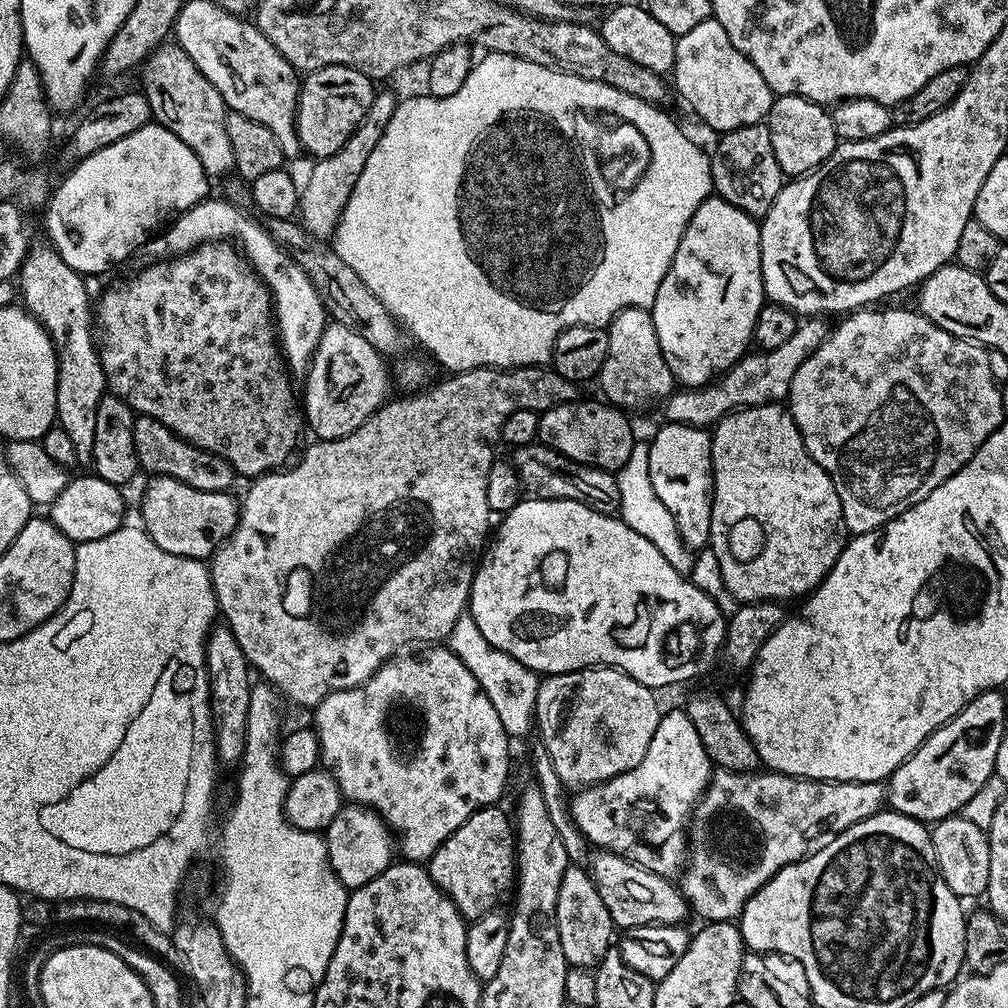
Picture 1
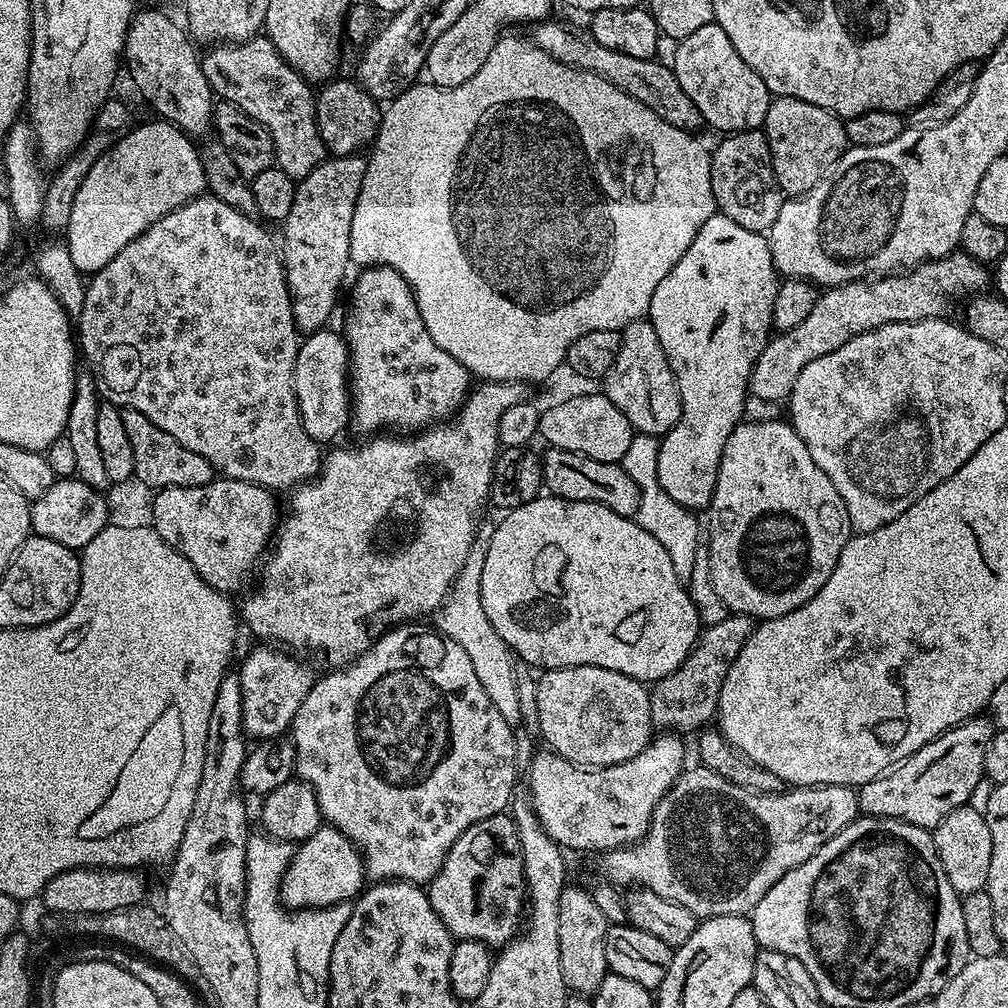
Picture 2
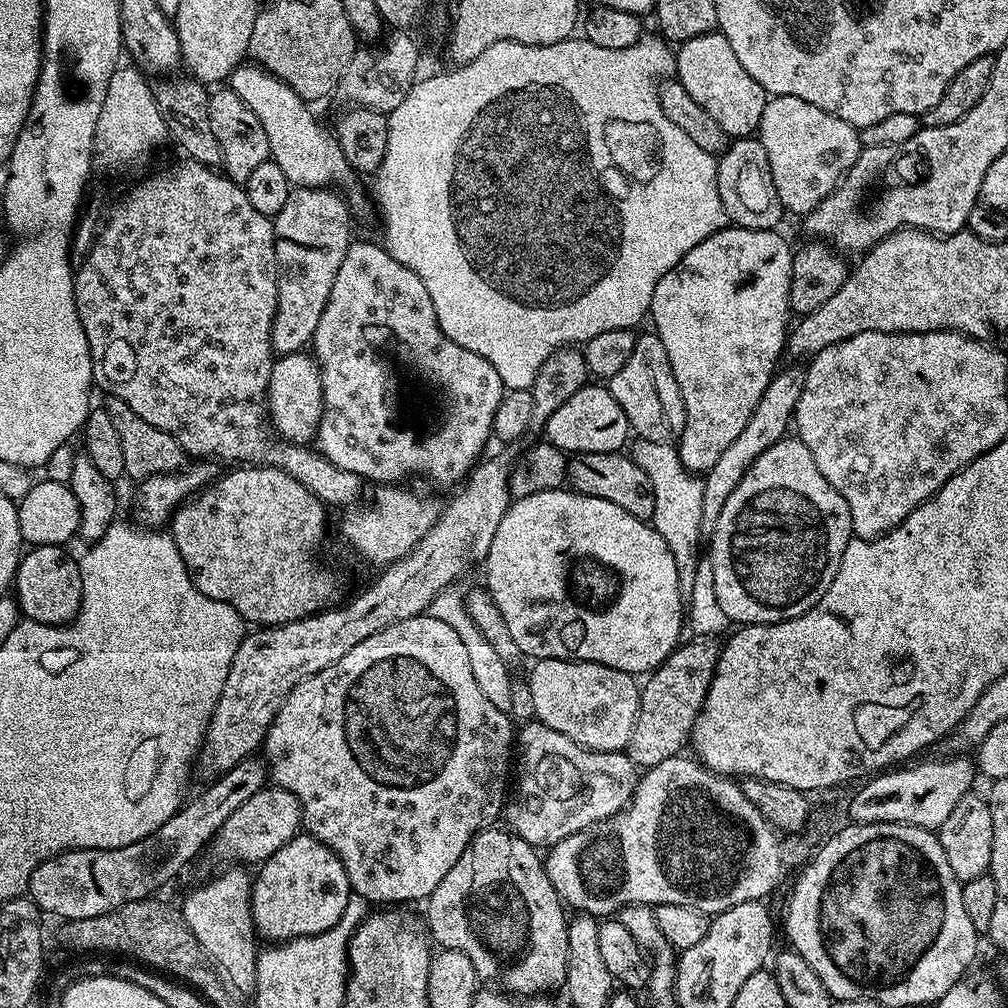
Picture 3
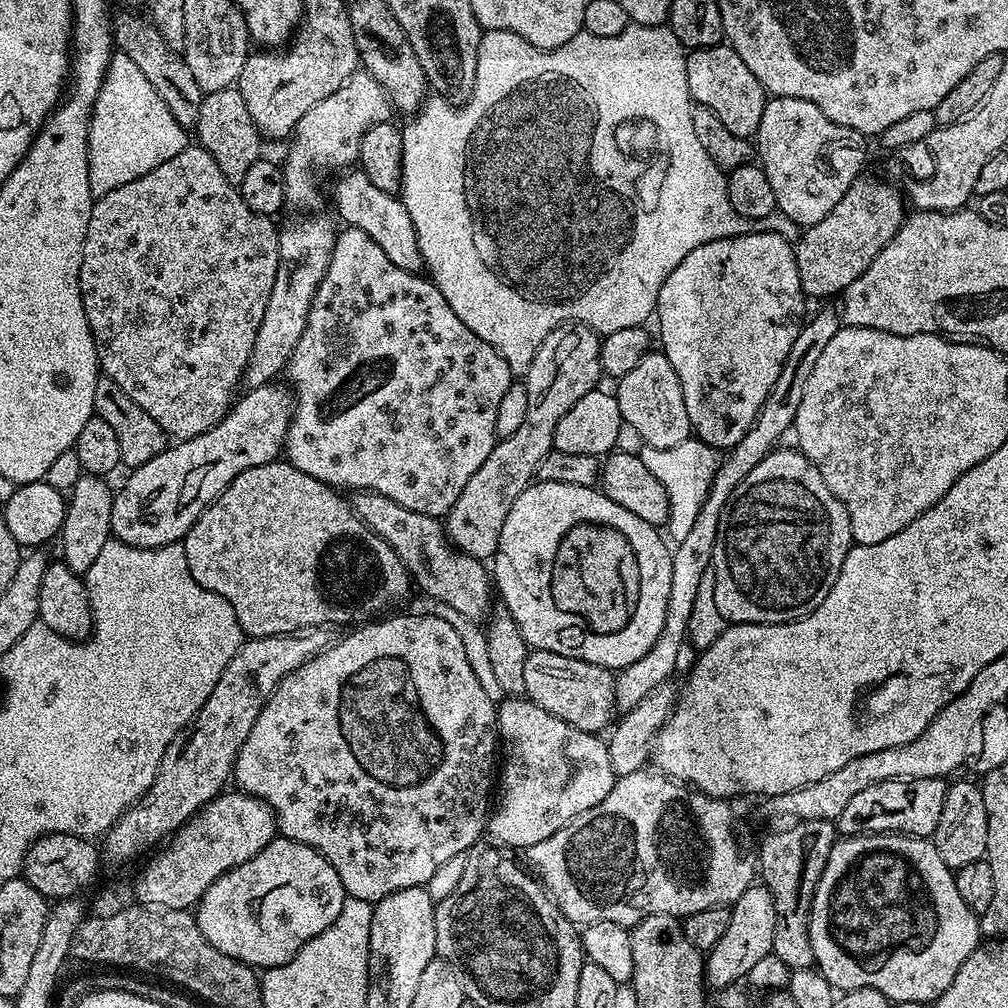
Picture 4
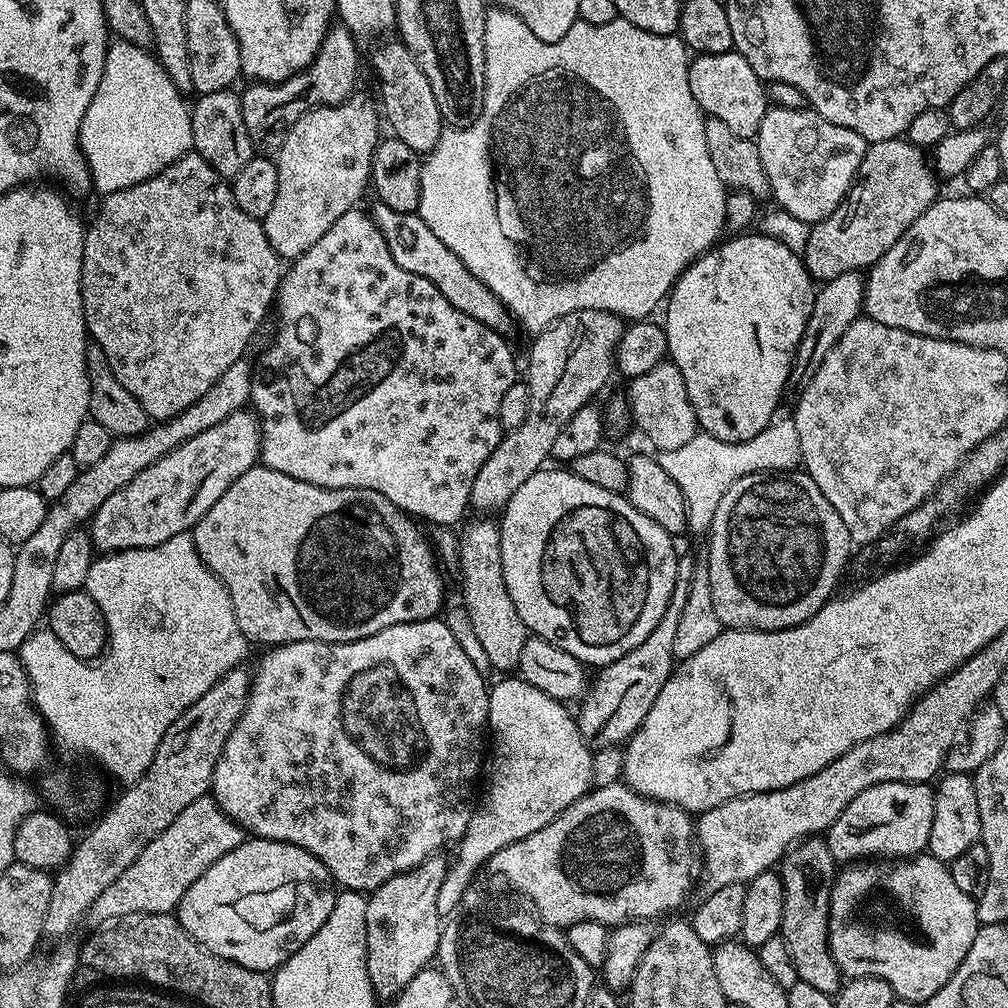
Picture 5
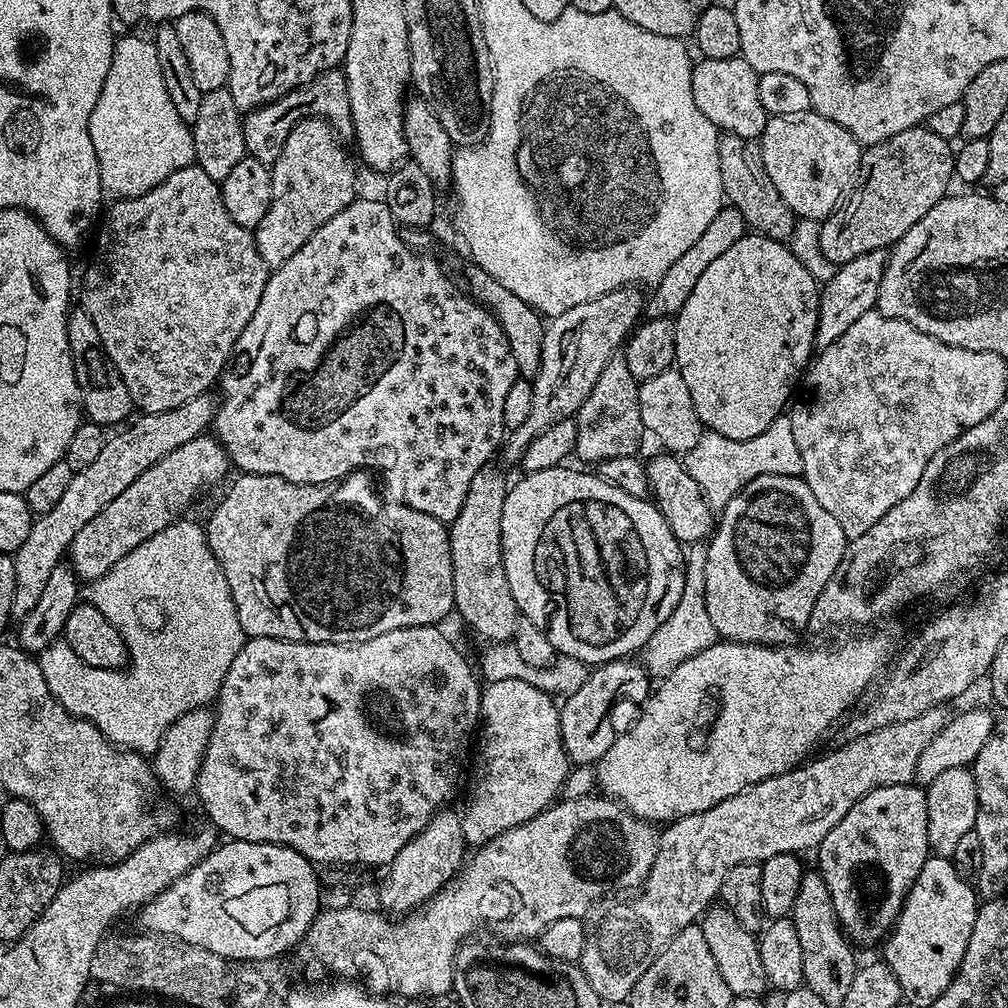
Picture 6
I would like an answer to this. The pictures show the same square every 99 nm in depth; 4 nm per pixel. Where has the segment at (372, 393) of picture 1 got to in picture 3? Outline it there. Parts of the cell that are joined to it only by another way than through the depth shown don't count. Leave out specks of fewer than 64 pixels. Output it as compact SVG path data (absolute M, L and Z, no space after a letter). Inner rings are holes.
M307 351L277 355L272 362L268 383L270 424L277 436L294 444L307 445L315 441L324 409L322 378L315 355Z

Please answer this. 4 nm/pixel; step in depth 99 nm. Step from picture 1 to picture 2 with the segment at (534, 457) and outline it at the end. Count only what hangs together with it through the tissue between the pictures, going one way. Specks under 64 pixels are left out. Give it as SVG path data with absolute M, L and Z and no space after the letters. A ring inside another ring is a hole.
M549 447L547 451L542 456L541 474L543 487L551 495L560 496L563 500L589 500L614 510L614 514L635 517L640 491L634 478L626 474L623 463L598 462L594 458L586 458L582 454L574 454L561 448Z

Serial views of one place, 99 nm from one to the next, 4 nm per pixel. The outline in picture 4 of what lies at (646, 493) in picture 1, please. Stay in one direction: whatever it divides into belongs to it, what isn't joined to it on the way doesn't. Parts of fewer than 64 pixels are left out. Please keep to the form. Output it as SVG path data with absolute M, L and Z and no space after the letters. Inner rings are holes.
M689 438L678 446L669 448L641 447L638 455L642 462L650 469L650 474L662 482L668 499L668 523L666 532L673 541L686 538L686 534L694 527L698 519L698 510L702 510L702 502L706 502L706 496L710 490L710 484L714 482L714 476L720 466L721 453L702 443L701 440Z

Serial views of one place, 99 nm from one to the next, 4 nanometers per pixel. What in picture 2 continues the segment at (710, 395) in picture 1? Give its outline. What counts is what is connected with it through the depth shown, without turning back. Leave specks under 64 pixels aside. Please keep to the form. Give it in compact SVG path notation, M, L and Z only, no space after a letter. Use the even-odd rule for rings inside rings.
M954 251L940 260L927 260L911 270L901 270L890 276L855 280L839 284L837 288L821 291L814 302L814 310L806 319L798 322L794 330L773 335L768 345L758 356L752 371L748 391L760 400L784 400L791 397L798 374L814 358L838 350L850 338L887 324L914 322L925 318L940 318L945 315L944 303L955 296L971 298L983 293L990 284L990 272L983 264L962 251Z

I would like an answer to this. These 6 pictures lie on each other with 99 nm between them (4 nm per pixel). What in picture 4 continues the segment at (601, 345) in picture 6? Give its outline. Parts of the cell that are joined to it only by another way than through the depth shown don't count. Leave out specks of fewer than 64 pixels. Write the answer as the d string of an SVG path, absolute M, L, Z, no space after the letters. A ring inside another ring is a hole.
M565 322L546 334L542 346L538 346L522 380L526 386L526 419L514 434L497 439L490 458L478 466L474 478L466 482L462 494L458 494L458 502L448 511L448 539L467 556L482 561L495 557L506 514L510 514L514 498L533 483L539 464L552 452L558 422L578 398L597 391L596 383L602 380L600 341L601 337L590 326Z

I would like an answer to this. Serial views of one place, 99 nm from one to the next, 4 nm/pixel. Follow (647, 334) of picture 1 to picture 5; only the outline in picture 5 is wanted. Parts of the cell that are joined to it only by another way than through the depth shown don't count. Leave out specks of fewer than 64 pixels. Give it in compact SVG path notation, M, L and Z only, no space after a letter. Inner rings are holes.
M665 362L654 366L652 370L646 370L646 374L631 377L629 384L632 385L628 388L626 399L631 423L640 427L641 434L656 447L656 450L660 452L678 450L678 446L683 446L684 443L690 442L690 438L698 435L694 406L690 406L690 398L686 394L686 382L682 382L682 370L678 370L676 364Z

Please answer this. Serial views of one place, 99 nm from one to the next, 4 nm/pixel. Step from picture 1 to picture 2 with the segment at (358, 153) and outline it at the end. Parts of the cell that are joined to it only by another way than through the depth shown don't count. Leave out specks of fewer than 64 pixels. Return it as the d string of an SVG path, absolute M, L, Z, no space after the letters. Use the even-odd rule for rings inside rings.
M360 154L329 155L316 168L309 170L304 179L296 185L294 206L290 206L290 214L286 214L286 218L282 221L284 228L282 259L284 277L292 299L292 313L296 319L297 329L301 333L311 334L321 331L336 308L336 291L339 290L348 268L350 269L350 222L354 218L354 206L358 202L362 178L366 178L367 165L367 159Z

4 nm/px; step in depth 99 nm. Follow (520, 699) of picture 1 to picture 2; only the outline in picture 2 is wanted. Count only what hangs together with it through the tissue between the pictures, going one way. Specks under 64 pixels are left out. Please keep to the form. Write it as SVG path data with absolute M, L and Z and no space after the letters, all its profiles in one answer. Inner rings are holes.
M484 530L477 531L472 537L470 554L466 554L466 562L458 570L448 597L440 605L434 616L434 624L445 636L449 636L474 662L474 674L478 674L478 682L482 682L482 690L494 702L494 710L506 718L510 725L519 725L518 686L514 686L514 654L498 638L494 626L490 626L490 618L486 618L486 610L482 610L482 565L486 562L486 550L490 546L490 535Z

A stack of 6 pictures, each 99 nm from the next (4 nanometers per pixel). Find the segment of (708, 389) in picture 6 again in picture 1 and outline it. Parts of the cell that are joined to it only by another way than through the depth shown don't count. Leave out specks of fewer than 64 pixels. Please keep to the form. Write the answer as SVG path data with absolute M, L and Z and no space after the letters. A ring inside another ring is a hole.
M713 194L702 202L702 206L698 206L698 210L694 210L694 218L690 218L686 234L682 234L682 242L678 242L674 262L670 262L666 278L662 278L662 286L658 286L658 298L654 298L654 306L650 310L654 318L654 330L658 330L662 358L666 358L666 366L670 366L677 385L703 388L735 366L753 343L758 314L764 309L765 303L757 217L738 210L738 206ZM667 422L661 425L656 437L647 441L654 494L670 510L684 545L693 550L707 548L712 539L712 437L703 428Z

